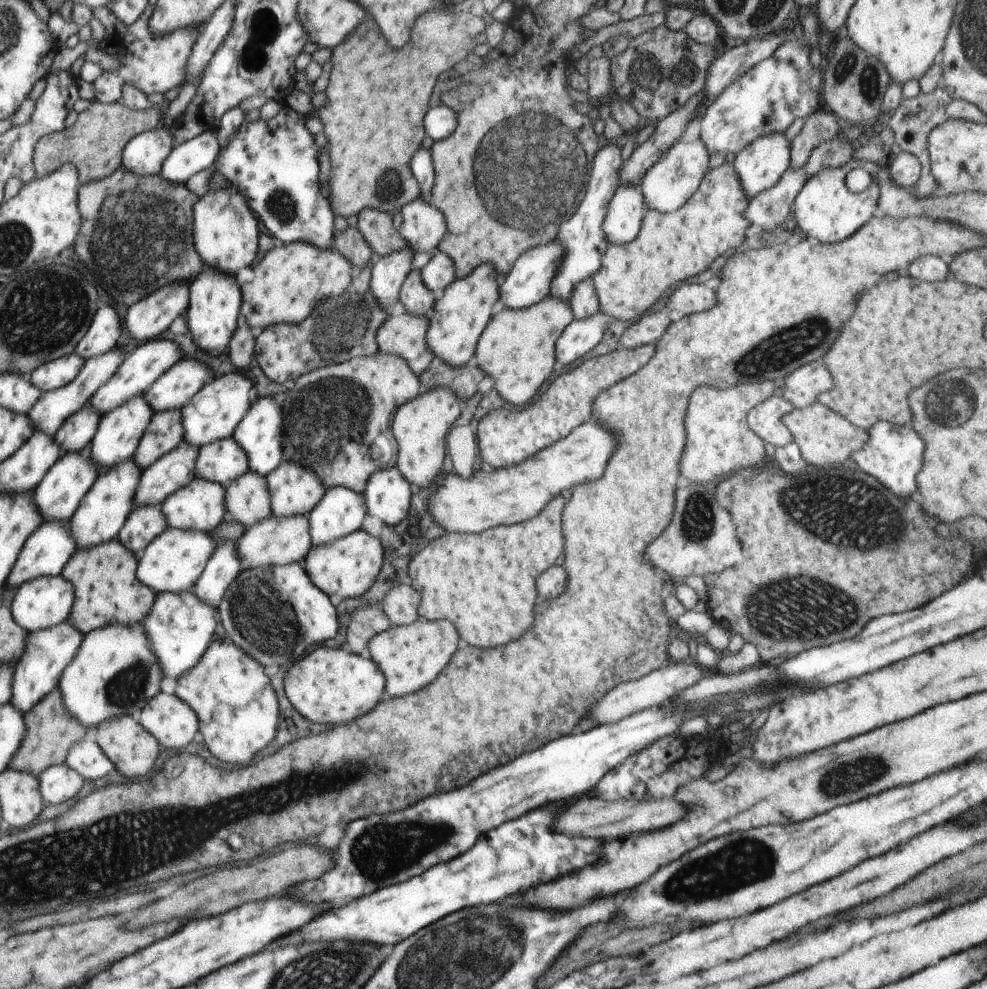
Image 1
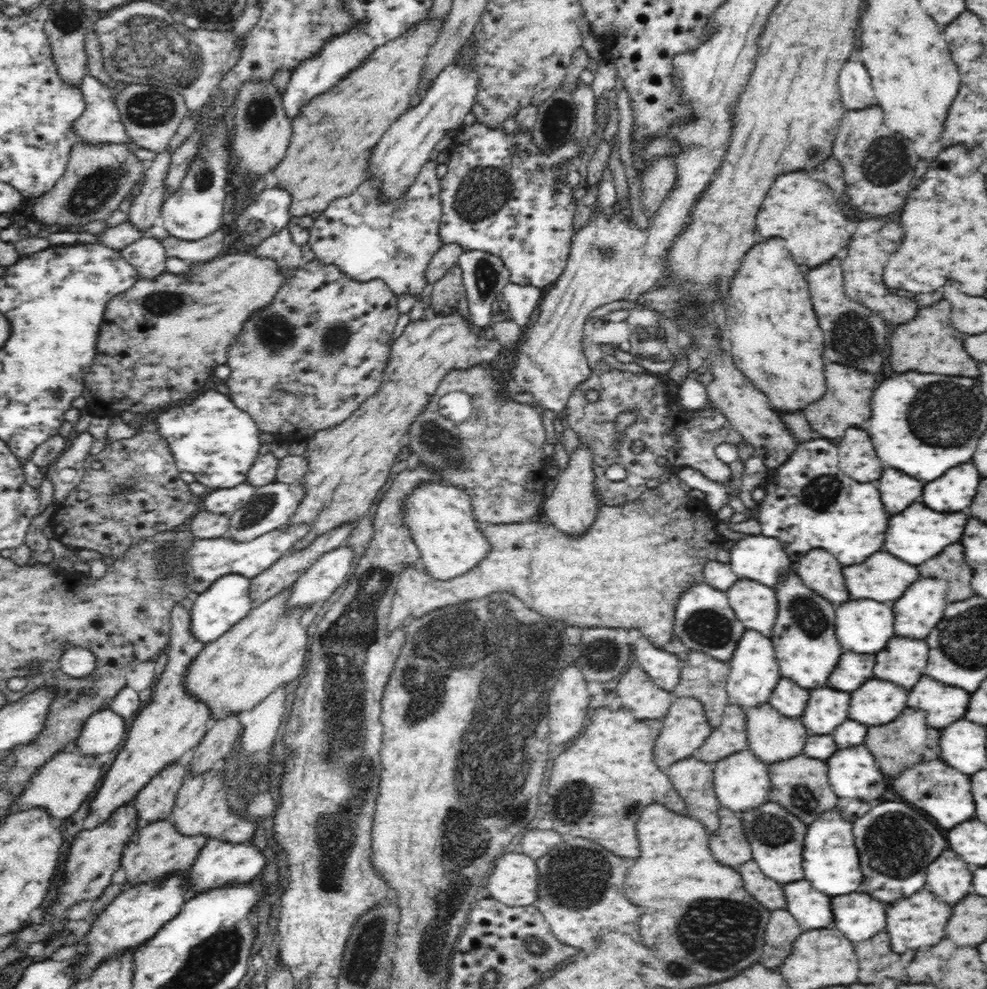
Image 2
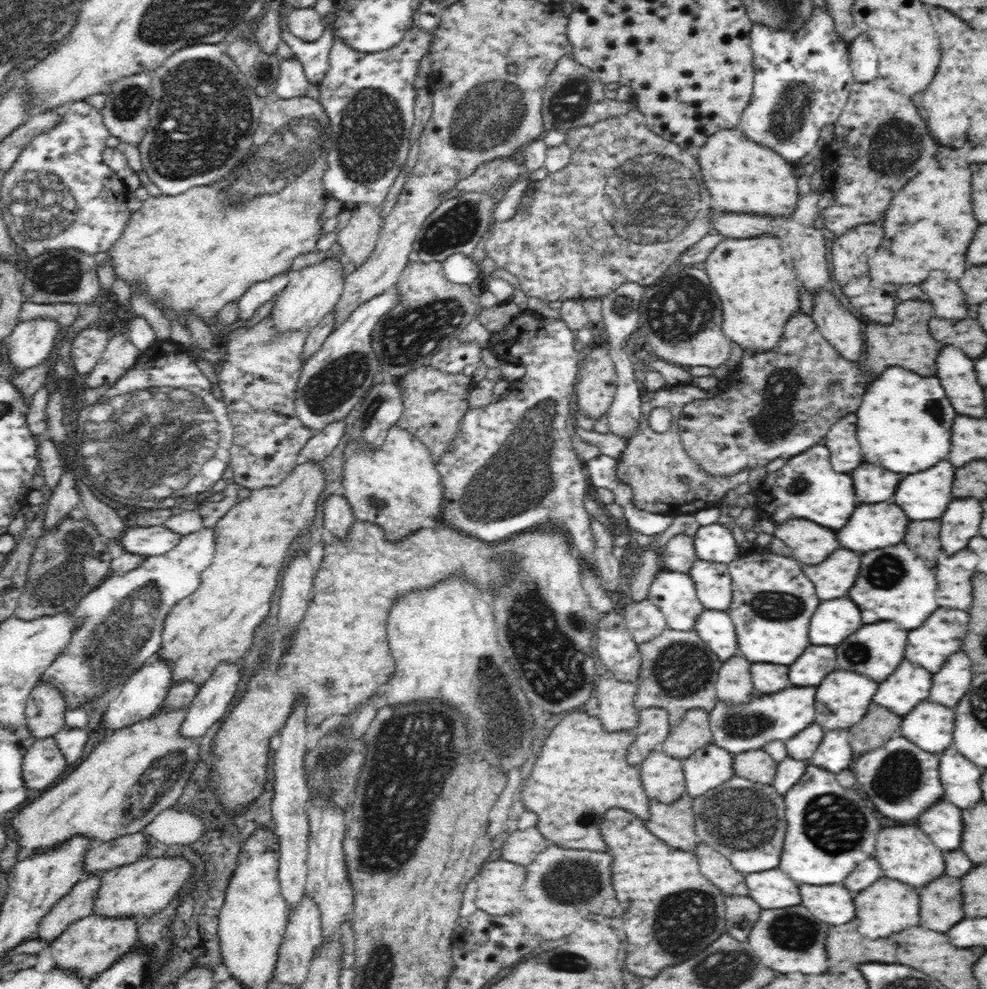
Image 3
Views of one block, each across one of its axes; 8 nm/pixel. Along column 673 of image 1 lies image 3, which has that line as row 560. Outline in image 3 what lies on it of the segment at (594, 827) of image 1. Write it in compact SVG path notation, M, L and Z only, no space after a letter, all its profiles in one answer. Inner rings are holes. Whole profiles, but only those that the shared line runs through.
M808 520L774 522L773 536L784 541L792 551L793 557L801 564L814 566L824 562L832 550L840 548L836 542L836 534L816 522Z

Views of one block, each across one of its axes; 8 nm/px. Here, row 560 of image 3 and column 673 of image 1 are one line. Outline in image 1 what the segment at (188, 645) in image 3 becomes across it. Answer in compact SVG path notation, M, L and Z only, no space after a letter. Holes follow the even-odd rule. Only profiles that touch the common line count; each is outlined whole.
M728 162L715 170L710 170L704 176L698 191L680 210L670 214L660 214L660 212L649 209L636 239L624 246L608 246L602 256L602 268L593 276L592 282L594 282L594 290L598 296L602 314L625 323L634 322L642 318L646 311L650 312L652 306L668 292L670 286L690 276L700 274L724 252L740 247L745 241L746 229L751 226L744 218L744 210L748 204L740 178L733 164Z

